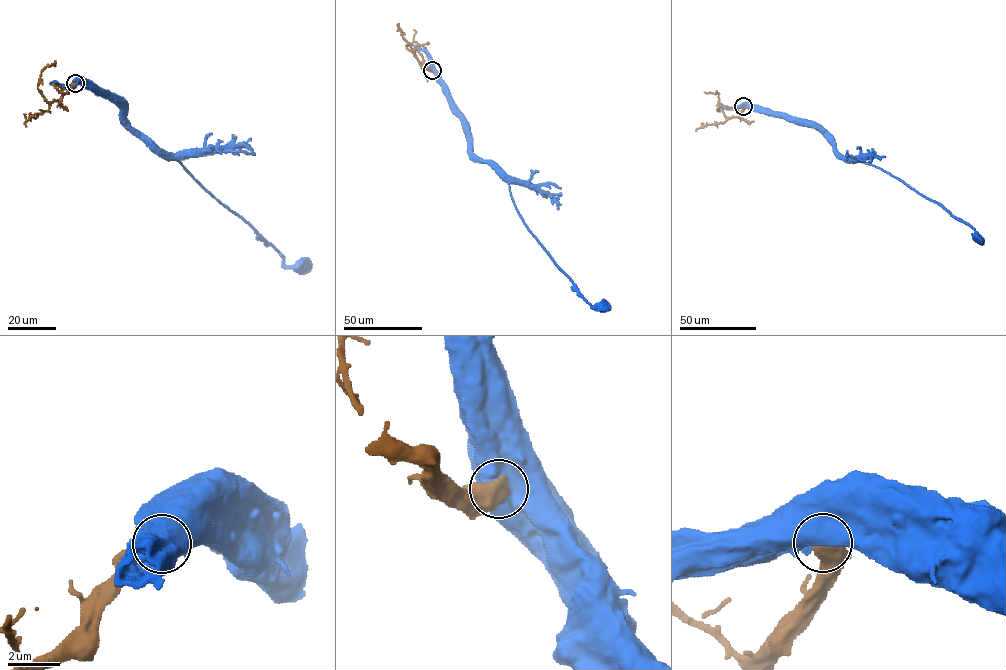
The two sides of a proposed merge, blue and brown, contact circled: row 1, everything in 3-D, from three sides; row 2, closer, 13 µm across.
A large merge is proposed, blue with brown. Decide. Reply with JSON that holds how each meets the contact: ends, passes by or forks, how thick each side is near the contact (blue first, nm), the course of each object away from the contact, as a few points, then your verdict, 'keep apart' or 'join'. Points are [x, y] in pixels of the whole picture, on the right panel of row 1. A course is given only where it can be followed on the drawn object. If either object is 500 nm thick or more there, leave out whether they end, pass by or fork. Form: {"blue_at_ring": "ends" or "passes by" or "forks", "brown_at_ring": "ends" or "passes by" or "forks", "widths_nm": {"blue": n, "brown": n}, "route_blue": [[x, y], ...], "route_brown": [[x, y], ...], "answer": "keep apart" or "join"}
{"widths_nm": {"blue": 800, "brown": 700}, "route_blue": [[744, 106], [787, 114], [792, 119], [815, 126], [840, 155], [852, 160]], "route_brown": [[744, 106], [739, 117], [727, 117], [718, 104], [718, 94], [704, 92]], "answer": "keep apart"}

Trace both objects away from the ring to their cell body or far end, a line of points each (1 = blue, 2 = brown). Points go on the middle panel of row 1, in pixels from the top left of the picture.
1: (432, 70), (452, 110), (460, 118), (471, 151), (509, 179)
2: (432, 70), (422, 66), (406, 47), (413, 42), (414, 30)

